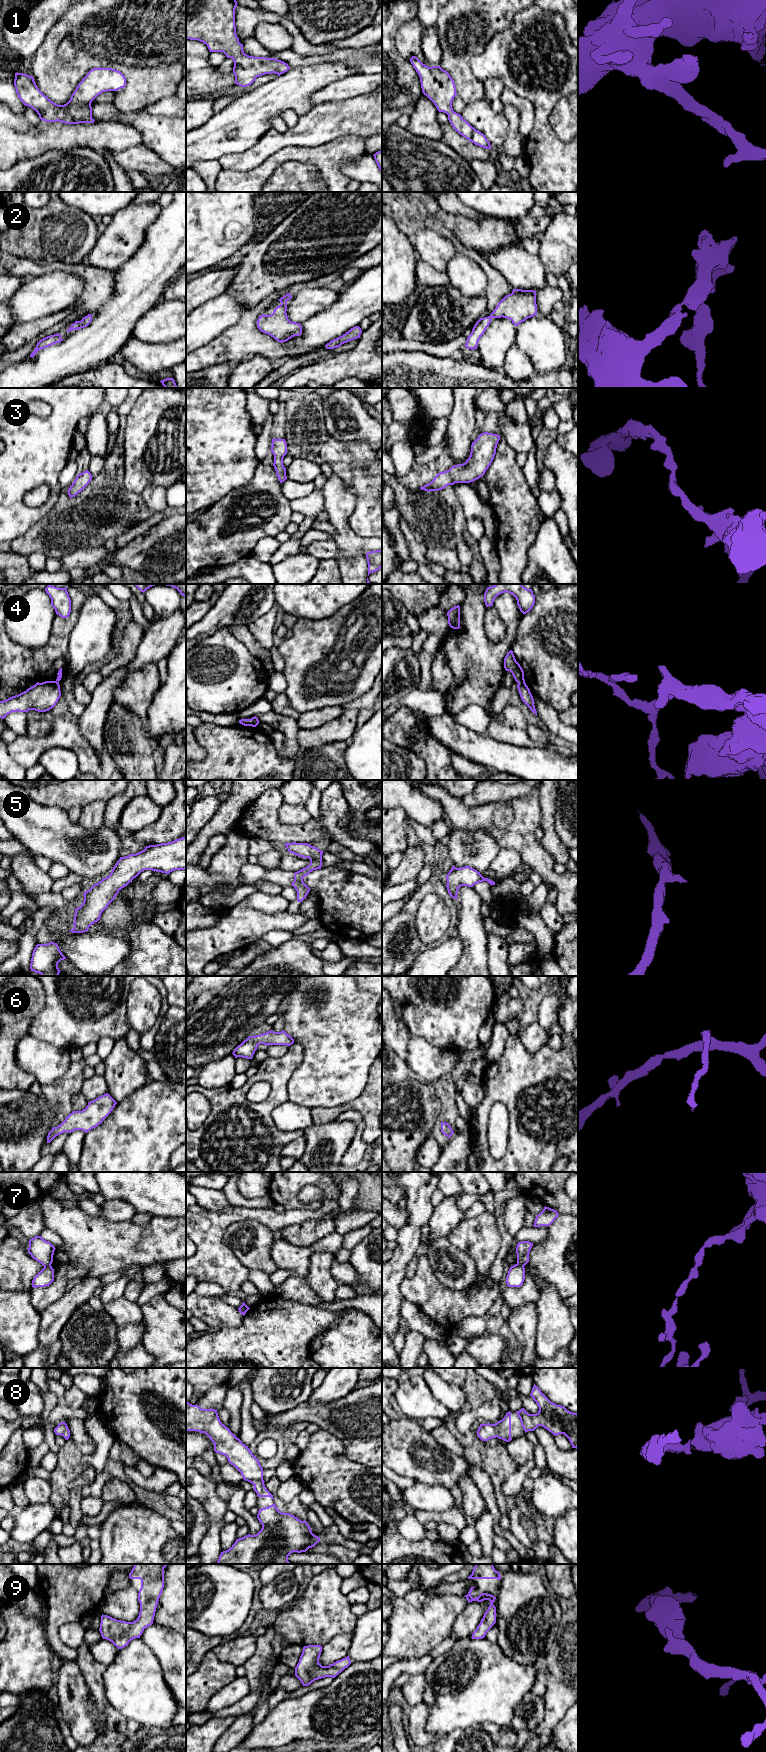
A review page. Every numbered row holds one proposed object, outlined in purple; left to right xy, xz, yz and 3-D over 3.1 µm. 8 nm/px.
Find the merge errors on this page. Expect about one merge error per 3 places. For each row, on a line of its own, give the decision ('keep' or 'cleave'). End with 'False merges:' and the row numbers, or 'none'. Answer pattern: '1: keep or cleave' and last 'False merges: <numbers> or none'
1: keep
2: keep
3: keep
4: keep
5: keep
6: keep
7: cleave
8: keep
9: keep
False merges: 7

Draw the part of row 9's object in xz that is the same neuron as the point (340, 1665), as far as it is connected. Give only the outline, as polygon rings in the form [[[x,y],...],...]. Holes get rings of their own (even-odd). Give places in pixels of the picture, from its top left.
[[[308,1645],[303,1647],[299,1662],[295,1667],[295,1676],[303,1686],[308,1686],[315,1680],[332,1677],[335,1678],[351,1664],[349,1656],[336,1661],[329,1666],[322,1666],[319,1658],[322,1652],[320,1645]]]

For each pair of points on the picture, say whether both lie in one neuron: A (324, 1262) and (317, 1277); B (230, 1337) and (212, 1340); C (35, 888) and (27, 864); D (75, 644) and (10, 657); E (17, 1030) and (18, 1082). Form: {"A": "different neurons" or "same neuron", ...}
{"A": "same neuron", "B": "same neuron", "C": "same neuron", "D": "different neurons", "E": "same neuron"}

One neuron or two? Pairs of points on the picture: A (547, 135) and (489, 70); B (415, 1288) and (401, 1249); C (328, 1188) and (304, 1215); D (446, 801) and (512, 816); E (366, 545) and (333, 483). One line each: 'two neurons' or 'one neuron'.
A: one neuron
B: two neurons
C: two neurons
D: one neuron
E: one neuron

